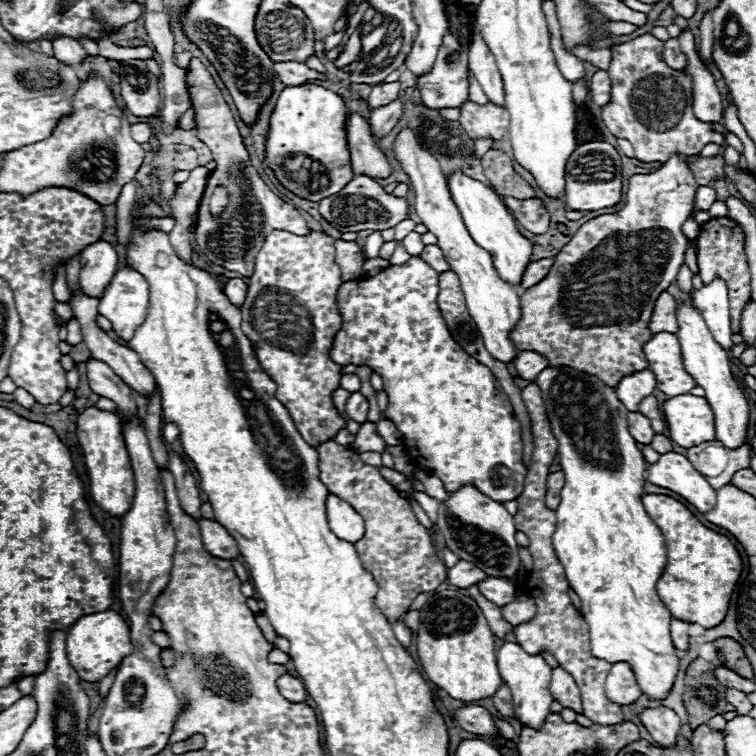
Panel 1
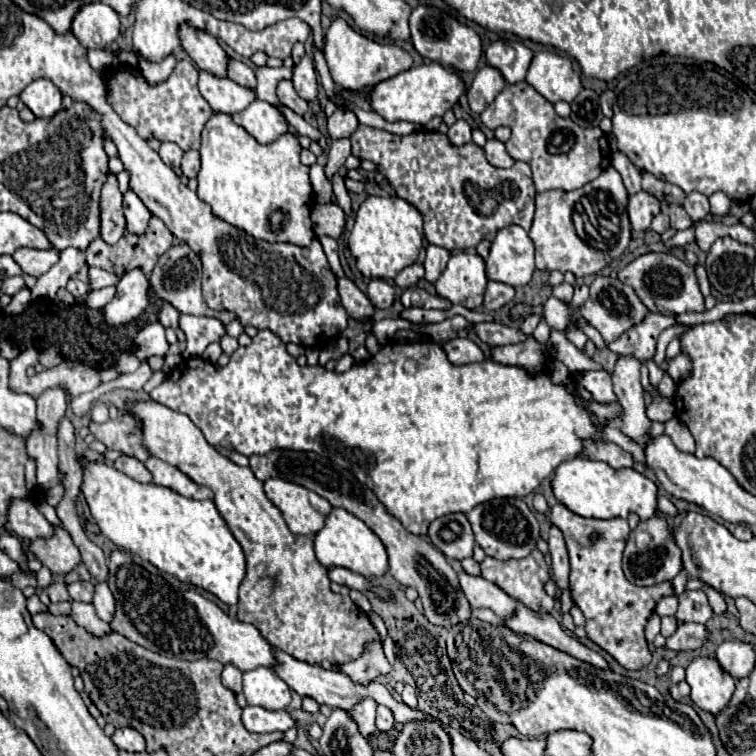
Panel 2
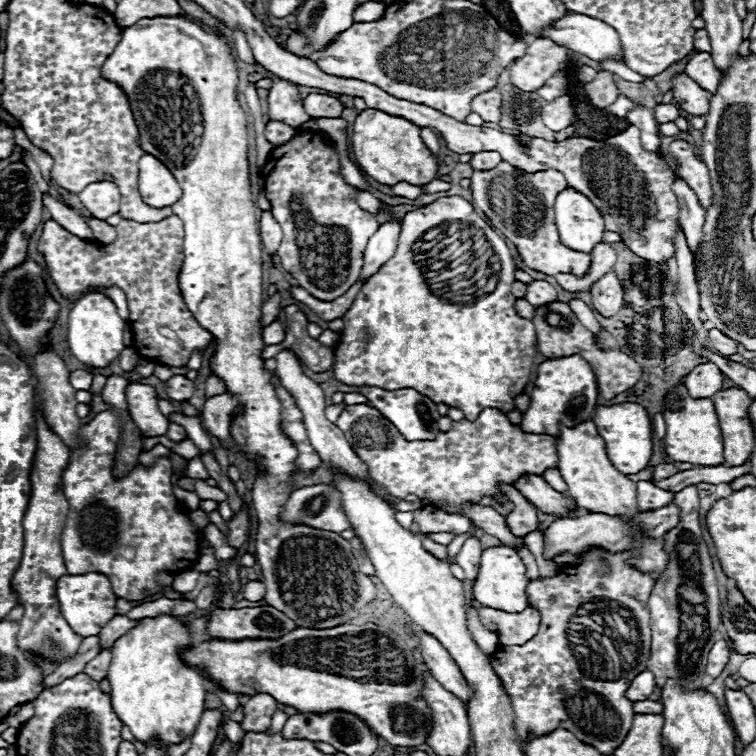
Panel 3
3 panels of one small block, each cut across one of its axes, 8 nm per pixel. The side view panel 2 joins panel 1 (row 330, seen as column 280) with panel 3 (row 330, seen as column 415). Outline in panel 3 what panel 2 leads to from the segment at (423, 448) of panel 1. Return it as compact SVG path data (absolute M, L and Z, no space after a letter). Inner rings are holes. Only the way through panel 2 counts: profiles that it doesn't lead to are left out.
M446 196L438 198L432 204L406 212L404 224L398 240L398 248L394 256L382 264L382 268L362 286L358 292L352 308L344 314L344 330L340 334L340 344L336 346L334 358L334 374L338 380L350 386L376 386L382 390L400 390L400 388L414 388L422 396L428 396L434 404L446 404L450 408L458 408L464 412L468 420L476 420L476 416L484 408L498 408L502 414L514 410L514 400L522 392L526 392L526 384L530 382L530 370L534 364L536 354L536 332L534 324L526 318L520 318L514 310L514 296L510 296L510 284L514 282L514 260L506 246L506 242L492 230L488 222L484 222L460 196ZM460 220L472 222L486 234L488 244L492 244L492 258L490 260L474 260L472 268L474 274L470 278L454 278L448 280L448 292L432 290L424 284L424 276L420 276L420 268L412 260L412 244L424 236L436 224Z

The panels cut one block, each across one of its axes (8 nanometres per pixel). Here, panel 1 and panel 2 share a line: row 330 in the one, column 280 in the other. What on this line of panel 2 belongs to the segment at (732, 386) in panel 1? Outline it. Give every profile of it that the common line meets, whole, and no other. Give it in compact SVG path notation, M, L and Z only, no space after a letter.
M264 666L244 672L244 696L248 704L268 710L284 710L290 704L288 684Z

